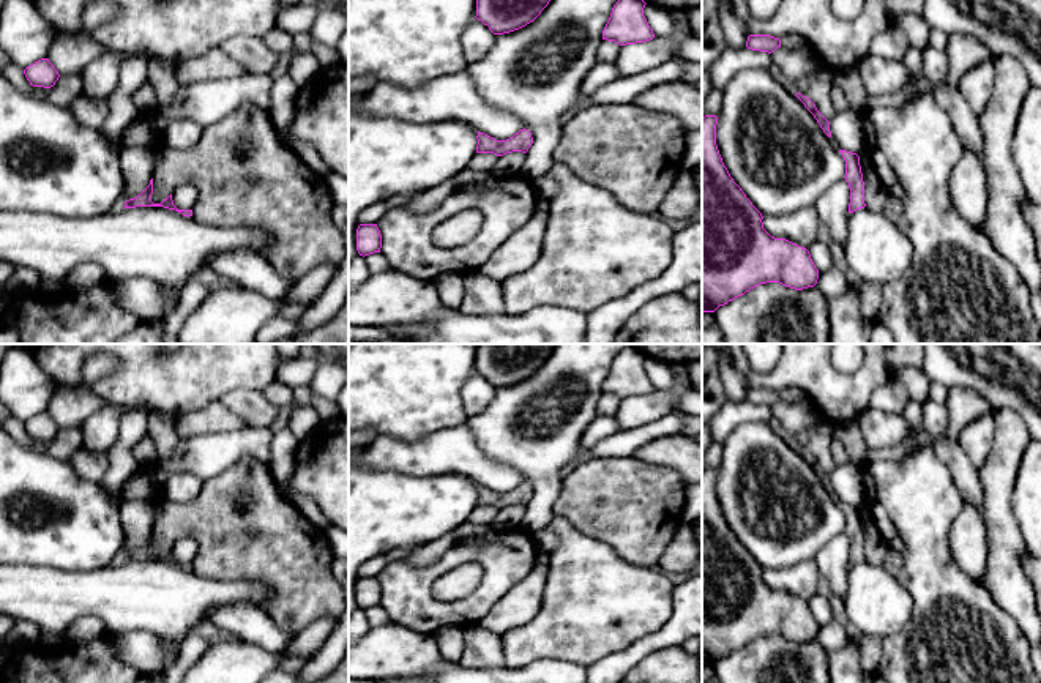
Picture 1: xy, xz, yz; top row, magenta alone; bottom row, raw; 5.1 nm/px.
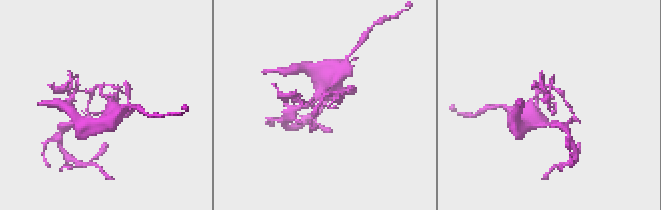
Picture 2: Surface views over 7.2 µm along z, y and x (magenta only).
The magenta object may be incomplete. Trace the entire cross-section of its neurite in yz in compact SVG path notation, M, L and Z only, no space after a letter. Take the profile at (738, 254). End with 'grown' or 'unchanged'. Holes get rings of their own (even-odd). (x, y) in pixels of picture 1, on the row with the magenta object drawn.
M716 115L702 118L702 312L744 295L751 289L779 282L803 290L819 279L811 254L785 238L774 238L763 229L763 216L733 181L716 145Z | unchanged

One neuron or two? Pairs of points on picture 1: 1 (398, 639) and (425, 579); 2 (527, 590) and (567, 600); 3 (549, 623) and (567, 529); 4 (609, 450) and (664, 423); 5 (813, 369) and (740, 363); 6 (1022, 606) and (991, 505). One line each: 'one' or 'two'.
1: two
2: two
3: one
4: one
5: one
6: one

